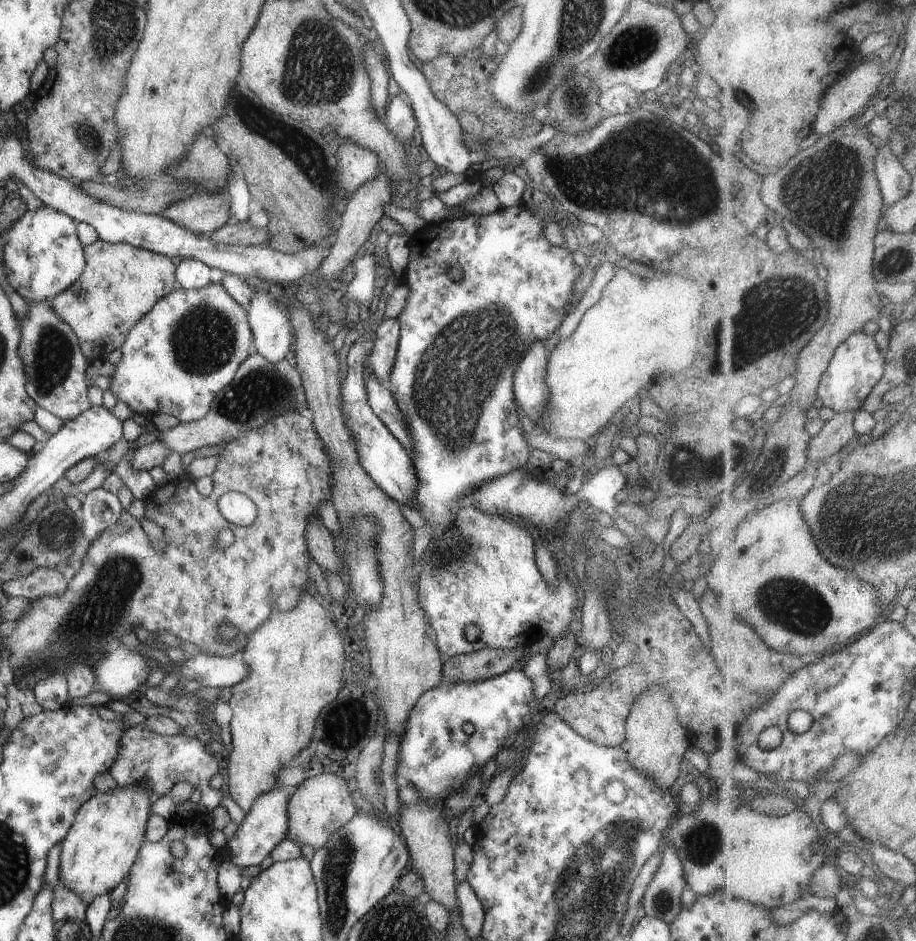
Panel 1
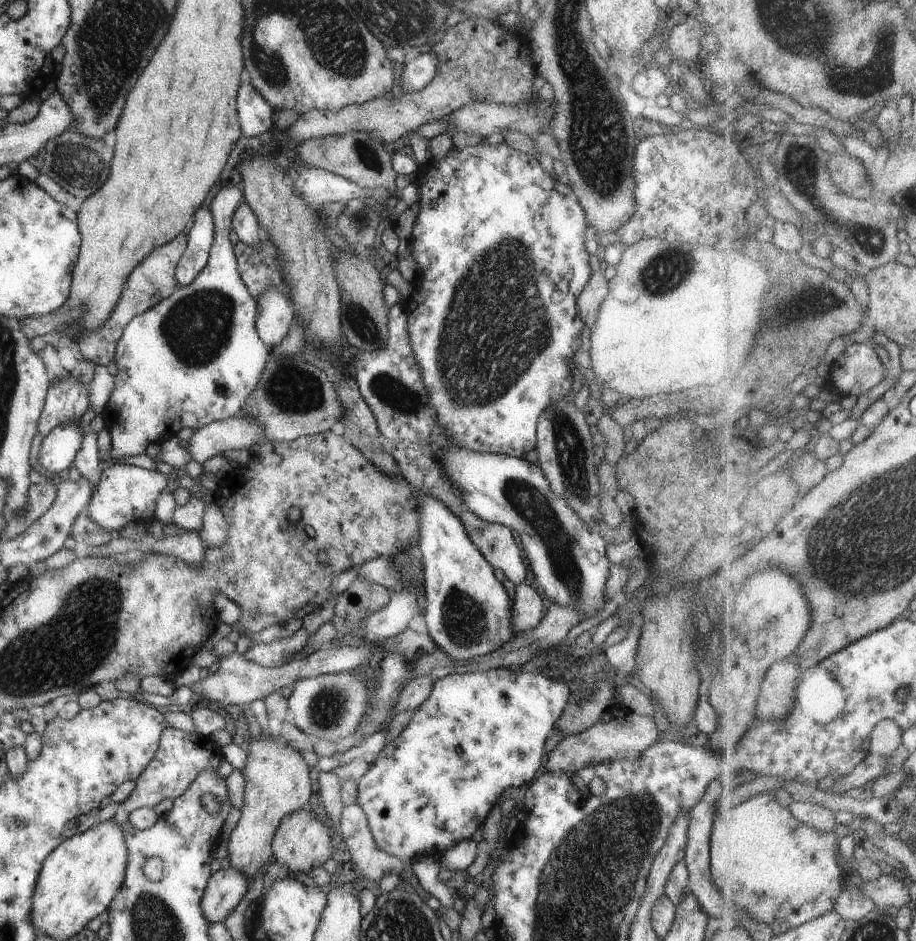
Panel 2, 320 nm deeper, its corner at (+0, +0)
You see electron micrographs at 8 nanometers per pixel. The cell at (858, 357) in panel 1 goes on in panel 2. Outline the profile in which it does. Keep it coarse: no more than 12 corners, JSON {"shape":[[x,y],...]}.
{"shape":[[851,342],[832,365],[841,396],[881,384],[886,368],[871,343]]}

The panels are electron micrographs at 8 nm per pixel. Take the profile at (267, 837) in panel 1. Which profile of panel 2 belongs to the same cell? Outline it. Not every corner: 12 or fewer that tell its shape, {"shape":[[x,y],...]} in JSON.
{"shape":[[233,867],[209,875],[200,898],[210,924],[223,923],[246,893]]}

